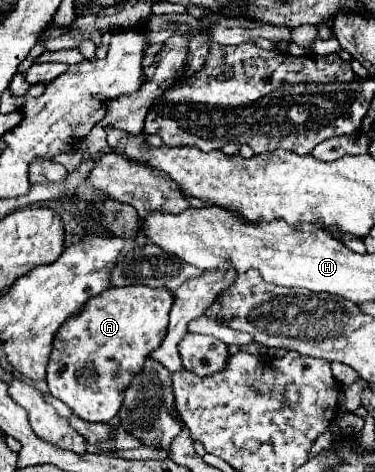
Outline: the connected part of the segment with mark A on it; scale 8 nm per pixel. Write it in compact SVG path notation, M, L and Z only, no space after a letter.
M147 285L111 287L103 295L89 299L85 311L81 311L75 319L69 319L55 335L53 353L47 367L47 383L51 395L69 405L79 419L93 423L109 423L123 405L123 391L133 383L135 375L143 371L151 351L155 351L159 343L163 343L173 303L175 297L169 289L153 289Z

